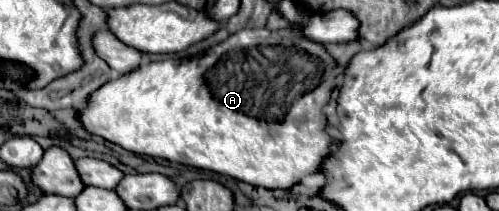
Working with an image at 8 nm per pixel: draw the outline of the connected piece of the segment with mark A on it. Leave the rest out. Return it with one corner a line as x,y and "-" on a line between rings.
289,27
291,31
283,31
281,41
279,41
279,31
269,31
269,29
241,29
237,33
233,33
231,37
227,37
225,41
209,47
207,51
189,57
189,59
167,59
167,61
151,61
151,63
143,63
137,69
101,85
101,89
93,91
85,103
85,107
81,107
77,111
79,123
83,125
85,131
89,131
91,135
99,135
109,143
115,143
127,151
139,153
139,155
149,155
149,157
159,157
159,159
167,159
173,163
181,163
181,165
189,165
189,167
197,167
197,169
207,169
207,171
215,171
221,175
229,175
233,179
251,183
251,185
259,185
259,187
267,187
267,189
289,189
297,179
301,179
303,175
311,175
317,173
317,167
321,165
321,157
329,155
329,145
331,145
331,137
325,133
327,127
327,115
323,113
323,107
327,105
327,101
331,99
331,91
339,85
341,81
341,65
337,61
331,59
331,55
315,41
309,41
299,29

